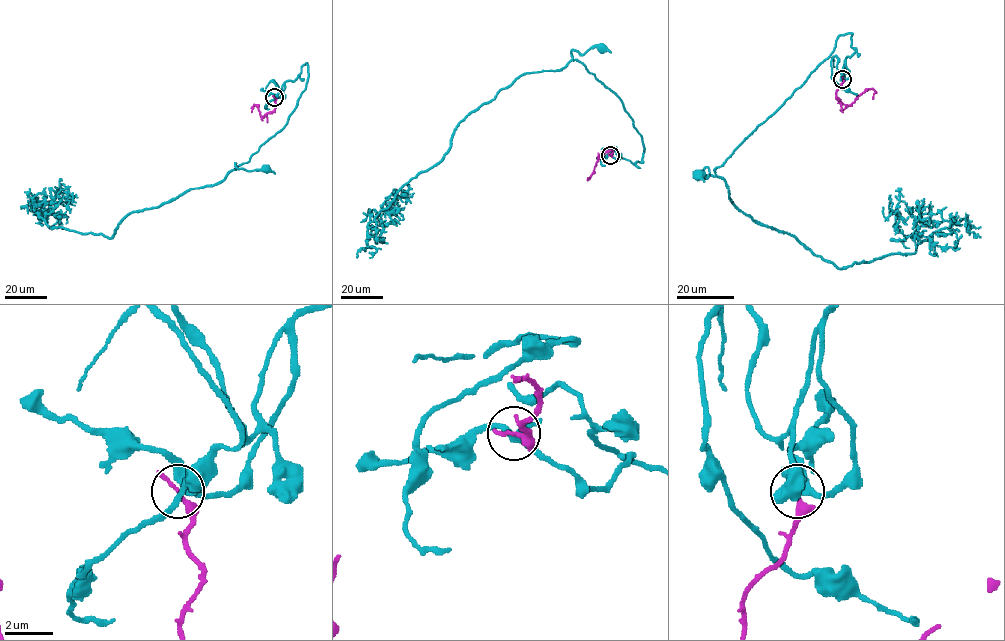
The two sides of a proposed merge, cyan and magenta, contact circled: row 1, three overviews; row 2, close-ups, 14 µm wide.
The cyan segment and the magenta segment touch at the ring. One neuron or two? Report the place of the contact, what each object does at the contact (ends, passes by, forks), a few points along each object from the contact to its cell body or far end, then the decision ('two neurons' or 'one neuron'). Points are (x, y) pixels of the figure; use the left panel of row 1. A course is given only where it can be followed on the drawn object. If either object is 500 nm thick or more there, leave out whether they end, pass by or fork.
(274, 97) | cyan passes by | magenta ends | cyan via (275, 97), (307, 63), (305, 89), (286, 125), (246, 163), (236, 169), (235, 164), (248, 170), (265, 167) | magenta via (274, 97), (274, 111), (262, 117), (255, 104), (251, 112) | two neurons

